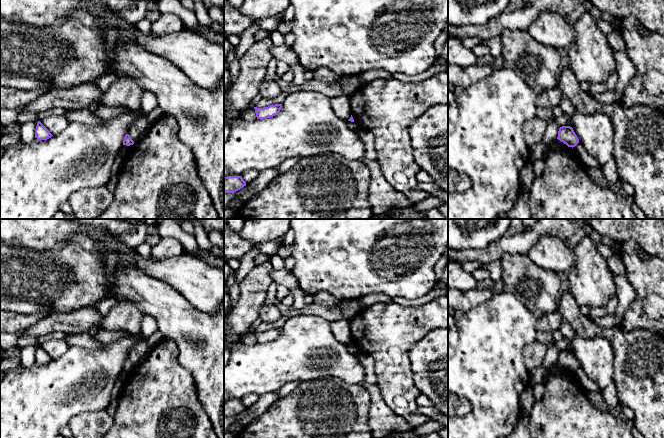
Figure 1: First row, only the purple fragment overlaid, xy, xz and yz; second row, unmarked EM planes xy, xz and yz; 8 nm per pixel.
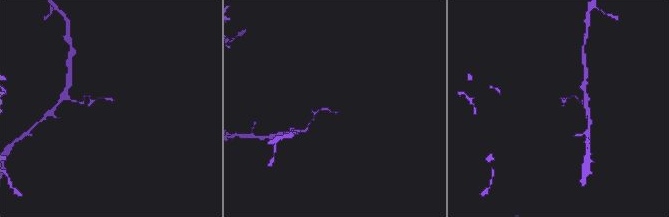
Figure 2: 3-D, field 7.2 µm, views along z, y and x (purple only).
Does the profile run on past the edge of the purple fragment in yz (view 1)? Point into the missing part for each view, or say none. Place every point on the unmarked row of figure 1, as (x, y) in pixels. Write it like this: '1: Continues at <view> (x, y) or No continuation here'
1: No continuation here

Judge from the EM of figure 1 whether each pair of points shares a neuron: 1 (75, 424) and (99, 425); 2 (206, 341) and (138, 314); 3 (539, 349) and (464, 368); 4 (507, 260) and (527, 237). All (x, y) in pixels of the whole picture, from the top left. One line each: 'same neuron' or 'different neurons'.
1: same neuron
2: different neurons
3: different neurons
4: different neurons

